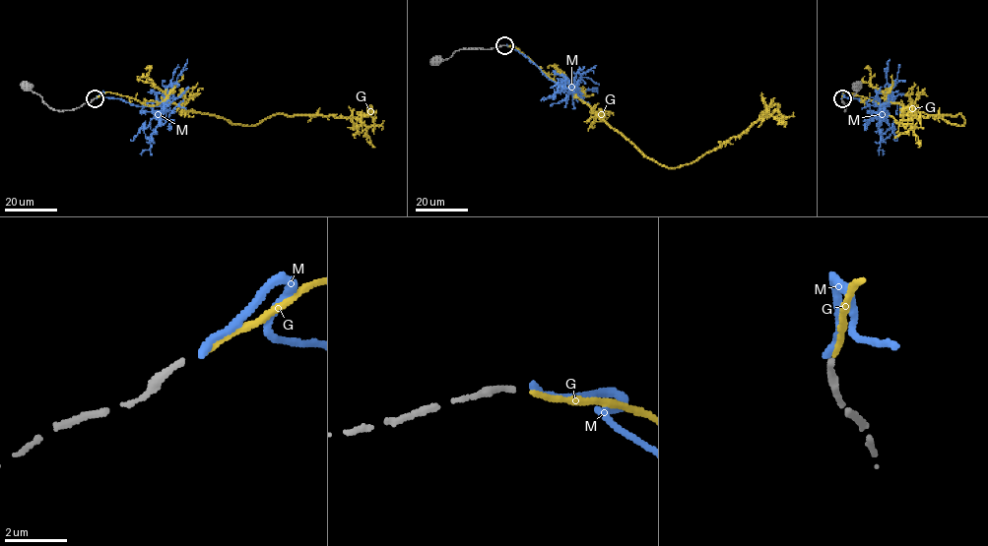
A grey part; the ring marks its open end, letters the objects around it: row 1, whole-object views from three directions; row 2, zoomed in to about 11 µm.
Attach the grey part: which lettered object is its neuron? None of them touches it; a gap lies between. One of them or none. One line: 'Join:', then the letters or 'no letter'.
Join: G

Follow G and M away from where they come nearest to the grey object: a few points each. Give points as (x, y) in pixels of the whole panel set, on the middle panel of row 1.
G: (506, 45), (528, 57), (645, 155), (668, 167), (694, 162), (740, 136), (776, 104), (784, 126)
M: (506, 45), (524, 55), (565, 90), (573, 87), (565, 82), (550, 88)

